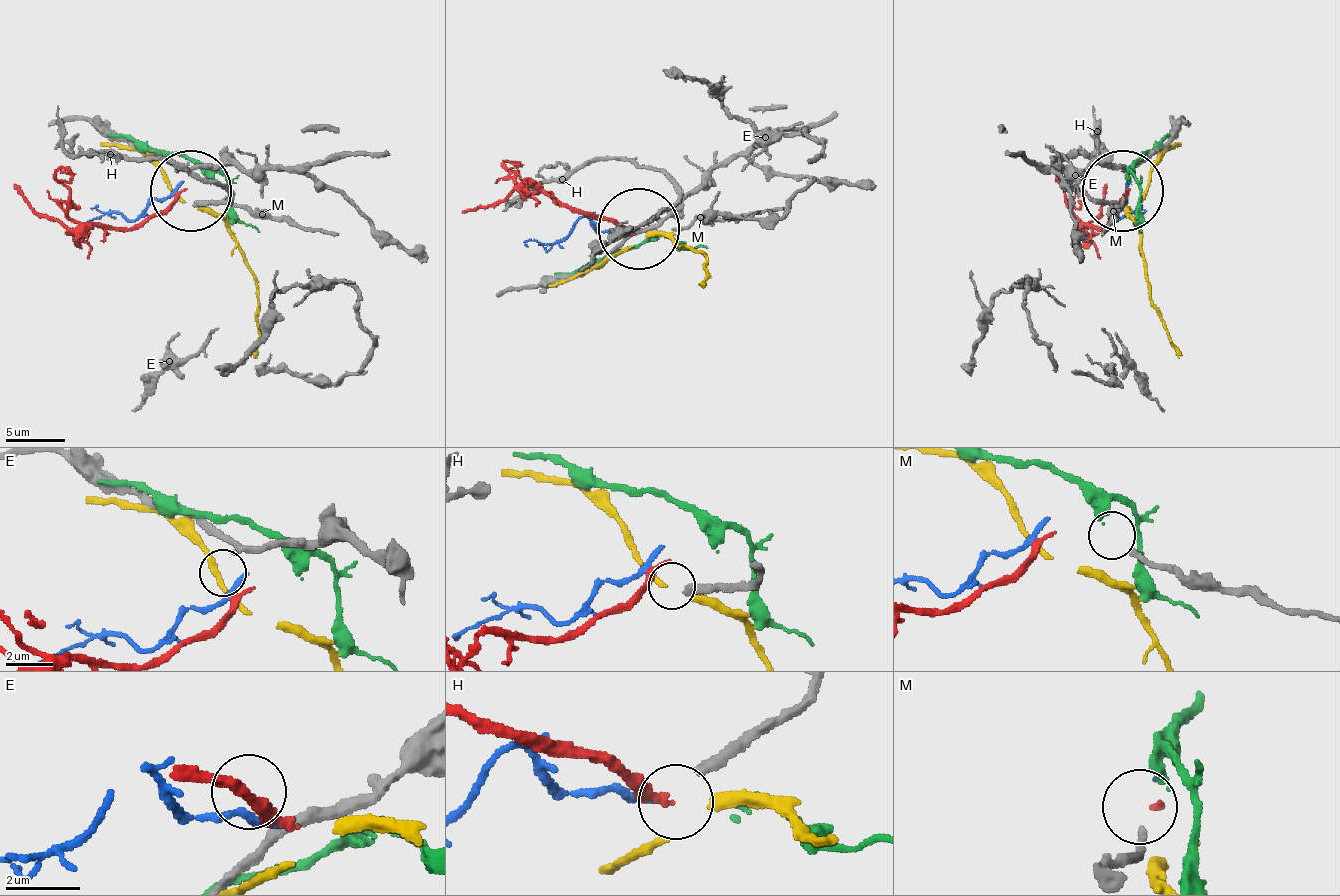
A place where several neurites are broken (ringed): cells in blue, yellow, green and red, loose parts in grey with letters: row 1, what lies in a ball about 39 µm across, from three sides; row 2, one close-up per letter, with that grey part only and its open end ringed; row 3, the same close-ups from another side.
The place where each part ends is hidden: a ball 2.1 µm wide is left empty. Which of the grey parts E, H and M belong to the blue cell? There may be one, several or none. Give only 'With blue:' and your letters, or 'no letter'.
With blue: no letter

